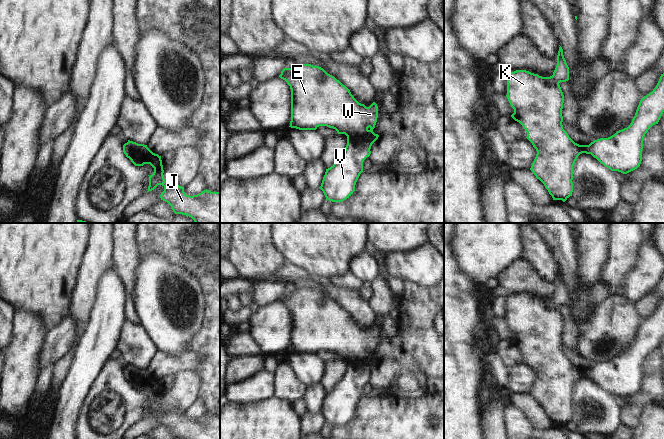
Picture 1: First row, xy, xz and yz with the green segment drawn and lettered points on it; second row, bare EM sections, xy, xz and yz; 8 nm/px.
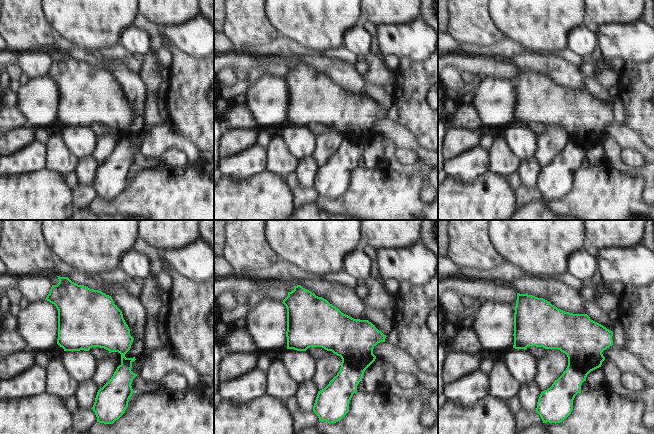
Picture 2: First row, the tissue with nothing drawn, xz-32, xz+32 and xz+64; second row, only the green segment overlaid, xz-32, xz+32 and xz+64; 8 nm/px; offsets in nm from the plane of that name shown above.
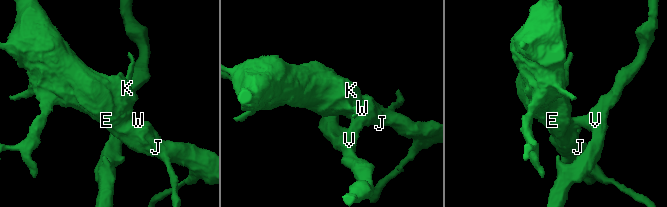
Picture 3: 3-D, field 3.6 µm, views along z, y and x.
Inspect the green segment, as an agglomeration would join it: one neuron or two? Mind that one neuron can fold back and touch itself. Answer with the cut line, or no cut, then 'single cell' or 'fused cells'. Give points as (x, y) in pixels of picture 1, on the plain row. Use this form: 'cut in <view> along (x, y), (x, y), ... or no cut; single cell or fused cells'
cut in xz along (347, 367), (366, 370), (369, 373); fused cells

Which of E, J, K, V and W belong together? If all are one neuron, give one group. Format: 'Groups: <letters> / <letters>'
Groups: E J K W / V.

